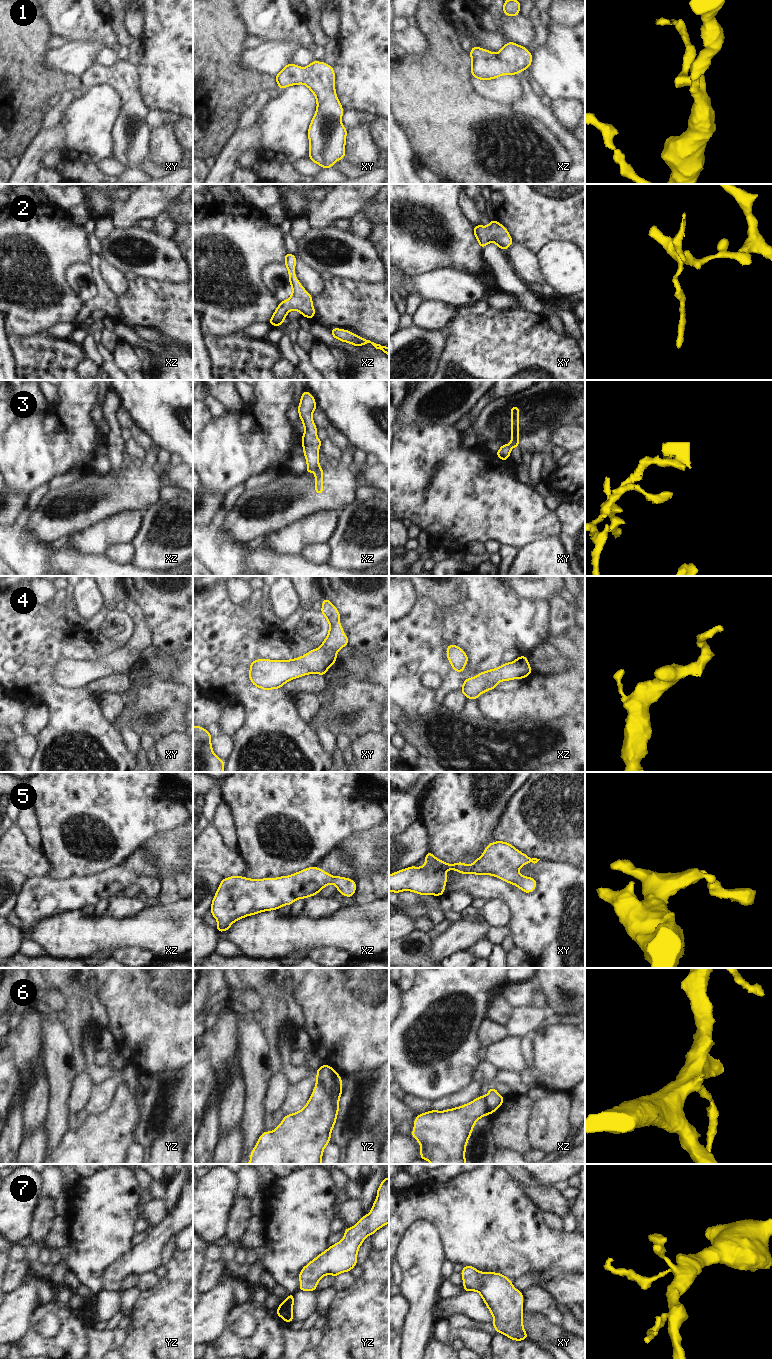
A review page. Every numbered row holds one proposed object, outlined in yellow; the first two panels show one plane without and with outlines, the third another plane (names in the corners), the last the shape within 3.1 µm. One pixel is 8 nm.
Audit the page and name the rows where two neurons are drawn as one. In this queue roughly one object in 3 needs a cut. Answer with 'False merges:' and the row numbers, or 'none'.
False merges: 3, 6

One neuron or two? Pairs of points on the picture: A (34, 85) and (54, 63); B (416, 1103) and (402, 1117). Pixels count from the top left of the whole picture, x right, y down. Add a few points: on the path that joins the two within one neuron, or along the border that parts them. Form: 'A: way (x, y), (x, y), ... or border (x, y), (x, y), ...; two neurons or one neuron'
A: border (44, 53), (42, 66), (46, 70), (71, 74); two neurons
B: border (399, 1098), (418, 1114); two neurons

